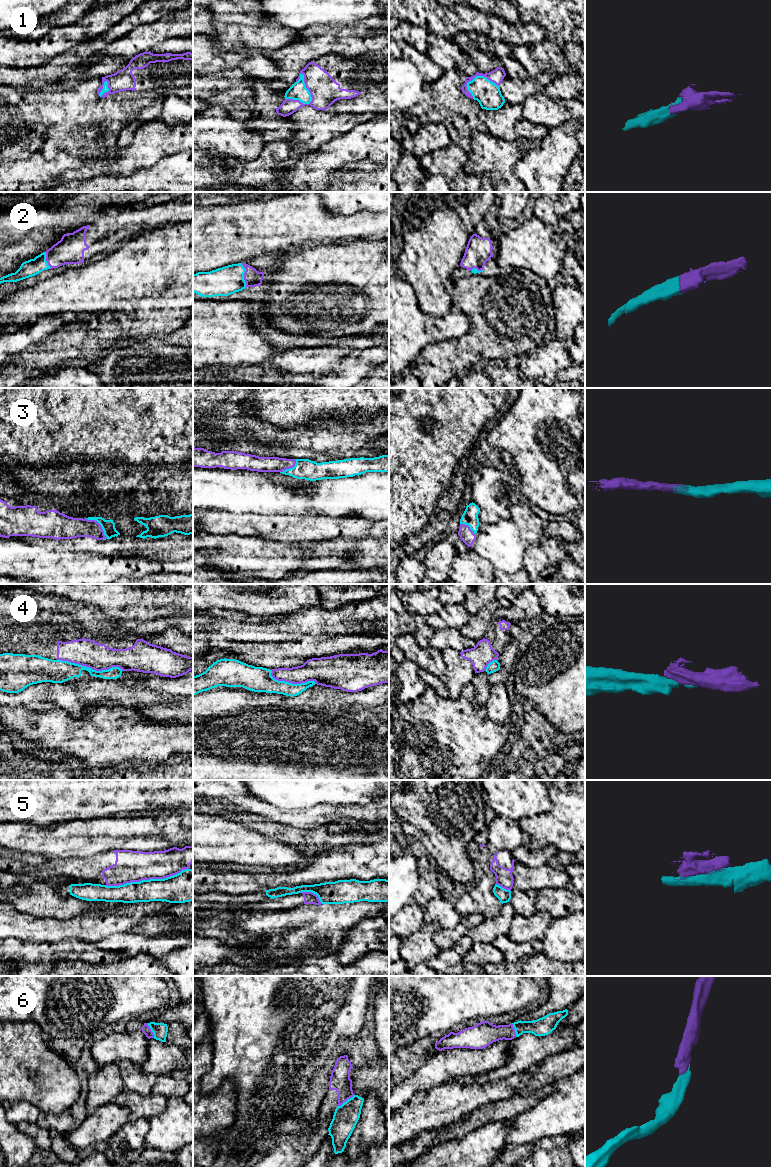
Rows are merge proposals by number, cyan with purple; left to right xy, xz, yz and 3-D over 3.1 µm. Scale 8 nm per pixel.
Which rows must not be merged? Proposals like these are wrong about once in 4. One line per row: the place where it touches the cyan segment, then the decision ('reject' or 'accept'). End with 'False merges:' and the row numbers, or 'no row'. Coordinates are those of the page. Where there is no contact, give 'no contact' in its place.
1: meets cyan in xz at (311, 100); accept
2: meets cyan in xz at (243, 275); accept
3: meets cyan in xy at (99, 523); accept
4: meets cyan in xy at (90, 668); reject
5: meets cyan in xy at (146, 880); reject
6: meets cyan in xz at (347, 1100); accept
False merges: 4, 5

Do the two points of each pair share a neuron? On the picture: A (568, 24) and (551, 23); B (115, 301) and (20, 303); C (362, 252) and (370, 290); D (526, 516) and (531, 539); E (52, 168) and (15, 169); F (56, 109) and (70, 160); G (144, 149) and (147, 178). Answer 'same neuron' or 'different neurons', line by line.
A: different neurons
B: same neuron
C: same neuron
D: same neuron
E: same neuron
F: different neurons
G: different neurons

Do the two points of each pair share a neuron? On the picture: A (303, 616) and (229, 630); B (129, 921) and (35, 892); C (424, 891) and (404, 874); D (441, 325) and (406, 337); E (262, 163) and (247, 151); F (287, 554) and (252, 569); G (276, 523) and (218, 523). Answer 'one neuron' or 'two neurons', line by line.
A: one neuron
B: two neurons
C: two neurons
D: one neuron
E: two neurons
F: one neuron
G: one neuron

